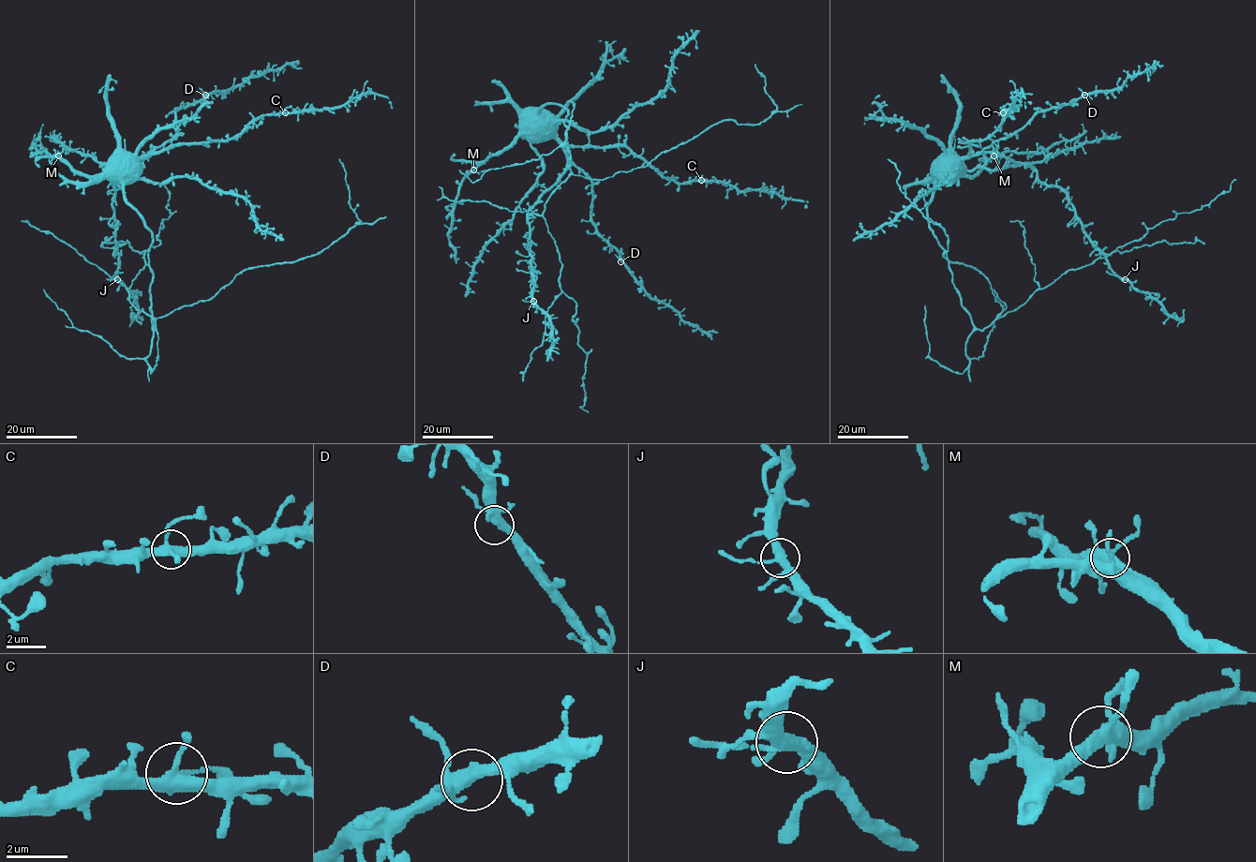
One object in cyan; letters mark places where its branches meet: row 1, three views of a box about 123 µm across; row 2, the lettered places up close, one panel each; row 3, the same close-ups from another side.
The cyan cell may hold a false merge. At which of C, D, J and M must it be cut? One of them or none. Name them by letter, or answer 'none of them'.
none of them

